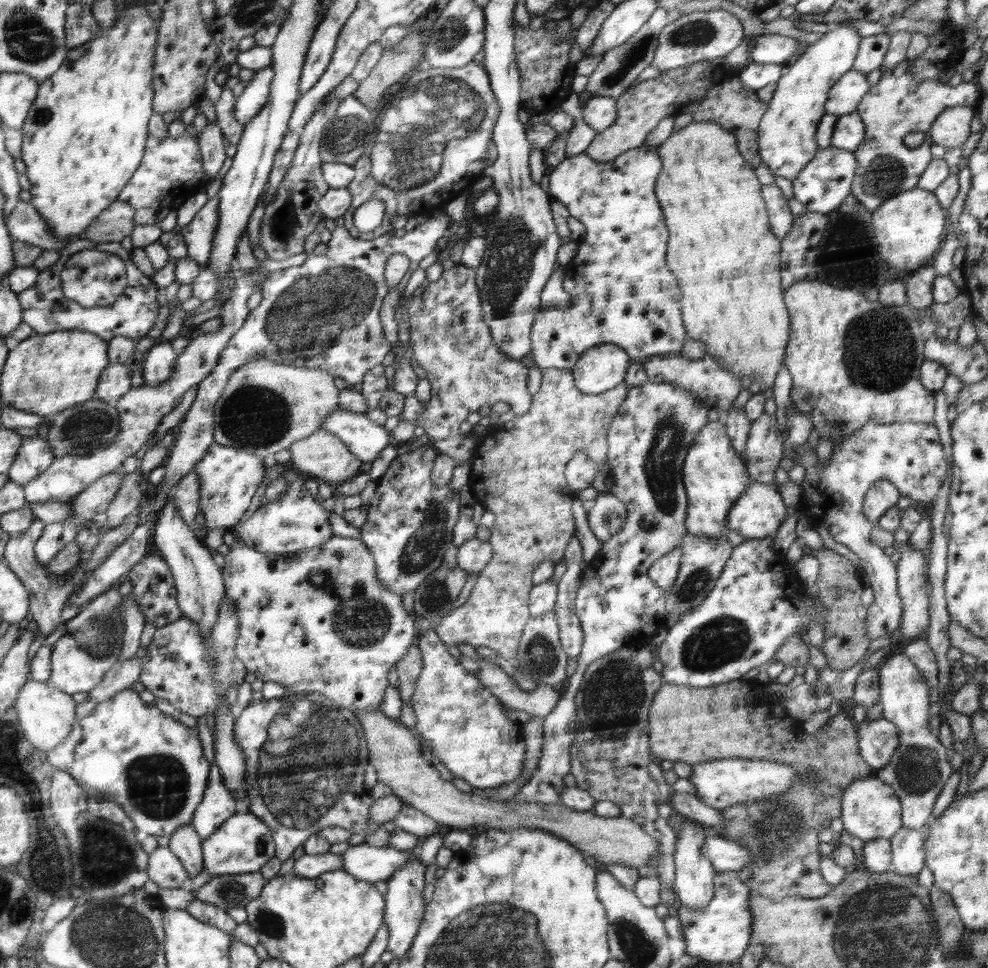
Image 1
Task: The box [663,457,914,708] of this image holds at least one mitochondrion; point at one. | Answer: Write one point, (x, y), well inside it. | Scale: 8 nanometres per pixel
(721, 641)

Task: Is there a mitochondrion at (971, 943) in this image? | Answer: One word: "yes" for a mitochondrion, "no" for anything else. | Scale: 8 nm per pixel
yes

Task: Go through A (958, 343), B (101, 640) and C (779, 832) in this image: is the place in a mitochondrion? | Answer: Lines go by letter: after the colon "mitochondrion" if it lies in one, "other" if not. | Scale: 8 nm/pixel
A: other
B: mitochondrion
C: mitochondrion

